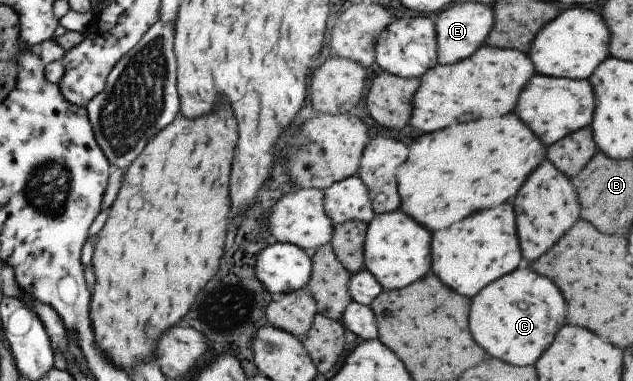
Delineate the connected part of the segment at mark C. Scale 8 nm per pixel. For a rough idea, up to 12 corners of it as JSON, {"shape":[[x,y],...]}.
{"shape":[[525,264],[470,300],[487,357],[533,365],[564,323],[560,291]]}

